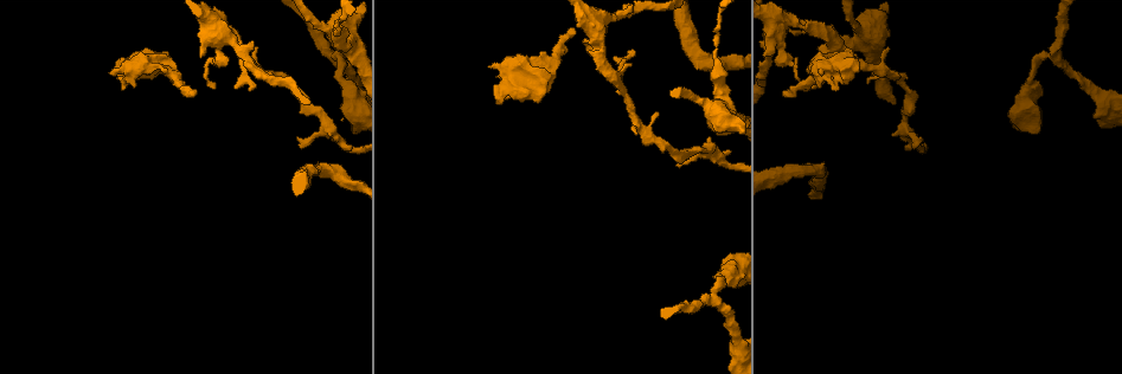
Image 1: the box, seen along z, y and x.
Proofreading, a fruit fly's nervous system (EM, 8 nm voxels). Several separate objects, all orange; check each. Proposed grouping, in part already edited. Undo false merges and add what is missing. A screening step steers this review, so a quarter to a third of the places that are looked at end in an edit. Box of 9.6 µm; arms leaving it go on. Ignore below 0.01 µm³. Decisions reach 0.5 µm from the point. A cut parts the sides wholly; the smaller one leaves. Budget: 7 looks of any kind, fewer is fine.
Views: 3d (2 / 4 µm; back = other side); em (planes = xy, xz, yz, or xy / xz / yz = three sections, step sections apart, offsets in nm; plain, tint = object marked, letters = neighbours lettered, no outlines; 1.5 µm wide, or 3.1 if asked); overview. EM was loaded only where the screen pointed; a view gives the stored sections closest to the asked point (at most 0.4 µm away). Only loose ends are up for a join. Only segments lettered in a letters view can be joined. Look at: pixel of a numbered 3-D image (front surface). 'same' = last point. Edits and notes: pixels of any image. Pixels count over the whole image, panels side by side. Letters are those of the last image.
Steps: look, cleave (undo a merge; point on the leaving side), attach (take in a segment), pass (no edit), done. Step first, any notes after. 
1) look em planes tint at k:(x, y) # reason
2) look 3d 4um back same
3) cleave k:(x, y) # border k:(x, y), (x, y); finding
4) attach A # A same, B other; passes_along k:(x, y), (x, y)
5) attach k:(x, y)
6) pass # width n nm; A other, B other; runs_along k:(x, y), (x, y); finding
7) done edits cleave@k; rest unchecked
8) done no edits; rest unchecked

look 3d 4um at 1:(594, 24) # thick turns thin

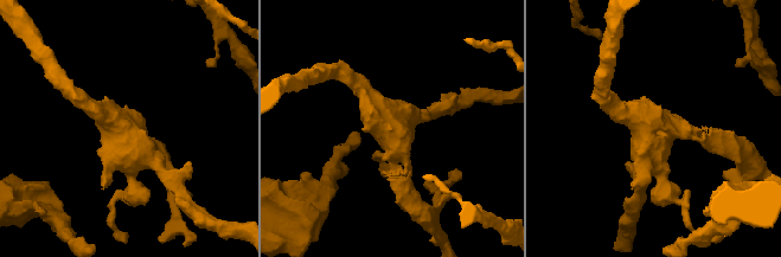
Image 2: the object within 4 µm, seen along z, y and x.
look em planes tint at 2:(393, 127) # arms 4

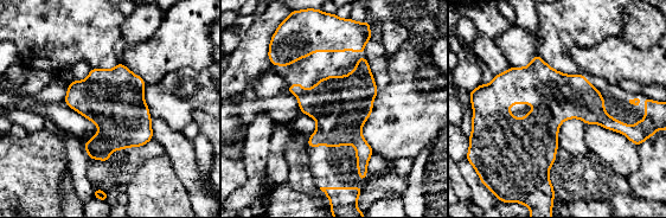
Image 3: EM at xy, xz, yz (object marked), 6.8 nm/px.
look em planes letters same # what lies round it

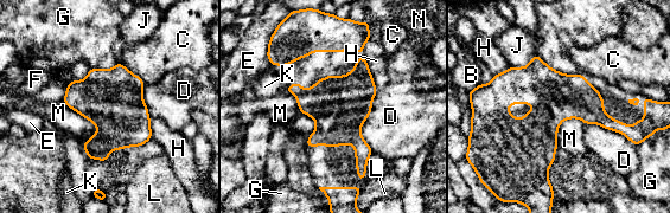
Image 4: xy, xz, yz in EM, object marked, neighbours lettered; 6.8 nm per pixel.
pass # width 280 nm; B other, C other, D other, E other, F other, G other, H other, J other, K other, L other, M other, N other; border 4:(364, 57), (374, 84), (377, 88); continuous, no second neuron

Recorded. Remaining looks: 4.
look em planes letters at 1:(628, 50) # branch stops here

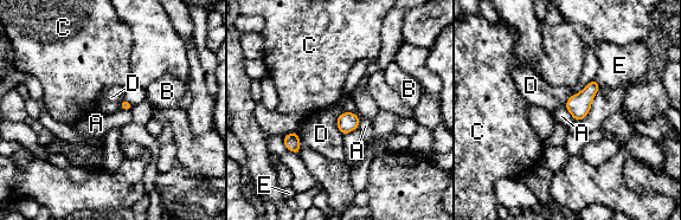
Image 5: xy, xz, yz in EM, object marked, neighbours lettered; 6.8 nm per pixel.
pass # A other, B other, C other, D other, E other; border 5:(342, 111), (336, 121), (342, 135); no lettered segment goes on from it

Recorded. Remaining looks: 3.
look 3d 4um at 1:(1050, 57) # arms part here

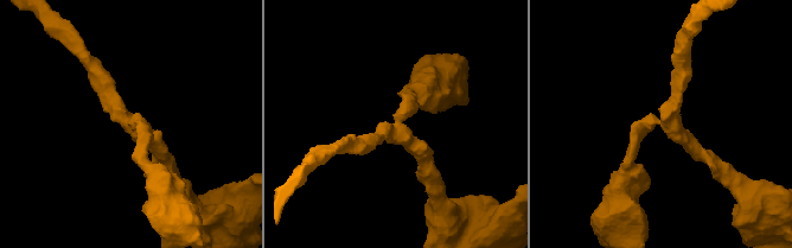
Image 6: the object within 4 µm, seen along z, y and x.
look em planes plain at 6:(662, 120) # arms 3; arm_widths 190, 220, 220 nm

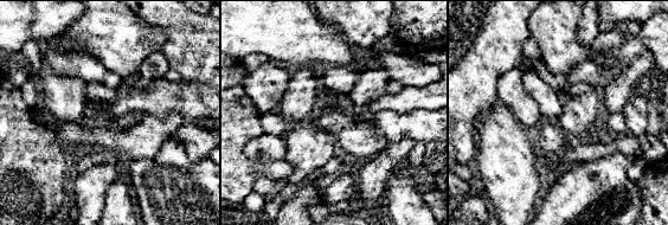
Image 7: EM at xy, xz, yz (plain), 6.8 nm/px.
look em planes letters same

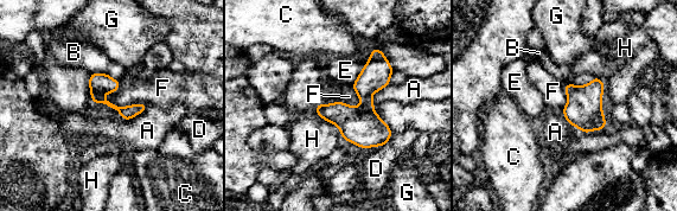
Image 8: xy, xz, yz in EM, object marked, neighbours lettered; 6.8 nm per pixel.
pass # longest_contact F 320 nm; A other, B other, C other, D other, E other, F other, G other, H other; border 8:(100, 95), (117, 106), (146, 104); one neuron here

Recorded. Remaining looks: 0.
done no edits; rest unchecked

